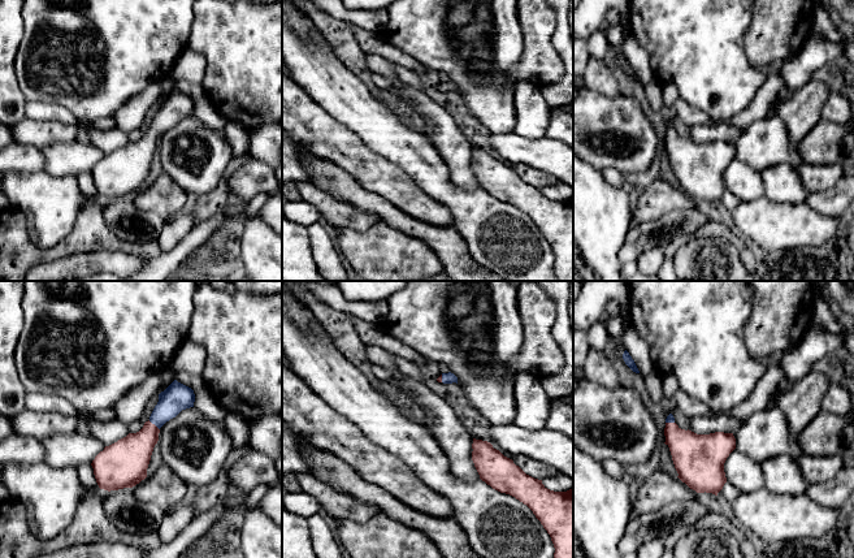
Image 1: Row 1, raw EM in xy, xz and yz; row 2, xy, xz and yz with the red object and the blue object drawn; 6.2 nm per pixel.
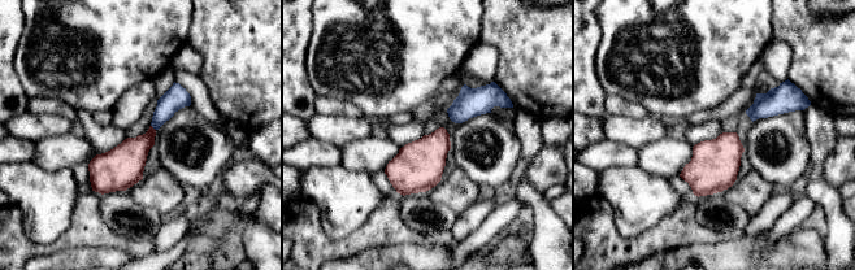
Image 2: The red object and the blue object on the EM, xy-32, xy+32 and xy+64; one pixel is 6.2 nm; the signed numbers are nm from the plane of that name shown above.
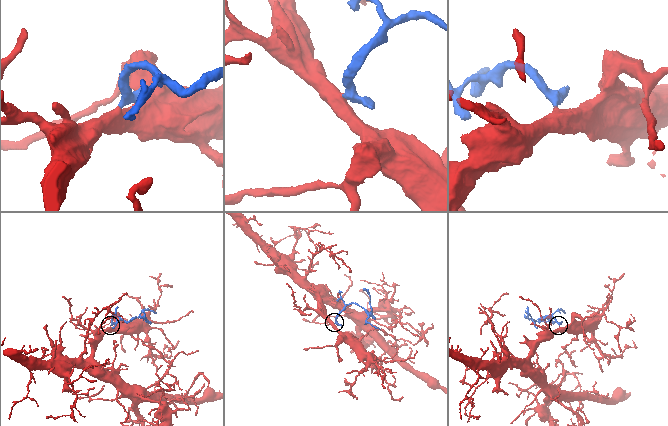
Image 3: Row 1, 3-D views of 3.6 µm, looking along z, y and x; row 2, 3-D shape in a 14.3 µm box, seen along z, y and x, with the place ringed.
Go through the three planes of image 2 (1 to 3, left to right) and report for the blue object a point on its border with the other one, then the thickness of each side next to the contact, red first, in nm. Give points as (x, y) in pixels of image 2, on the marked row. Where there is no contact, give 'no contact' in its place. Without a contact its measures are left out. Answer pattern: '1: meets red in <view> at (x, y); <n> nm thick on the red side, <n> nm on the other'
1: meets red in xy-32 at (152, 127); 220 nm thick on the red side, 150 nm on the other
2: no contact
3: no contact

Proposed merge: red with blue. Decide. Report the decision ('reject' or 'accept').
accept

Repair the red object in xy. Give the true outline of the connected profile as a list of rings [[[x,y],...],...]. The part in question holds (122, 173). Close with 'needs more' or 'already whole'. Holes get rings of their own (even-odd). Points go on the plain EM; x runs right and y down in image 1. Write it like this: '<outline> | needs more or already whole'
[[[177,88],[161,100],[143,137],[105,155],[92,169],[99,196],[108,200],[118,199],[133,196],[144,189],[160,137],[182,118],[194,116],[194,111],[194,99]]] | needs more

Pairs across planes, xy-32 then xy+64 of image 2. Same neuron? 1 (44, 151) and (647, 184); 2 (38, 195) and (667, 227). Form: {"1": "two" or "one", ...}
{"1": "two", "2": "two"}

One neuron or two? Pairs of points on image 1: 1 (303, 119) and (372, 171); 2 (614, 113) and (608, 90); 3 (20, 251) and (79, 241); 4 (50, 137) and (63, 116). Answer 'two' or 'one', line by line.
1: one
2: two
3: one
4: two

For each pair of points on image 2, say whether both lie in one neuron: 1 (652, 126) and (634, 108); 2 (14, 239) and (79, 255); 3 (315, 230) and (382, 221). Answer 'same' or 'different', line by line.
1: different
2: different
3: same

